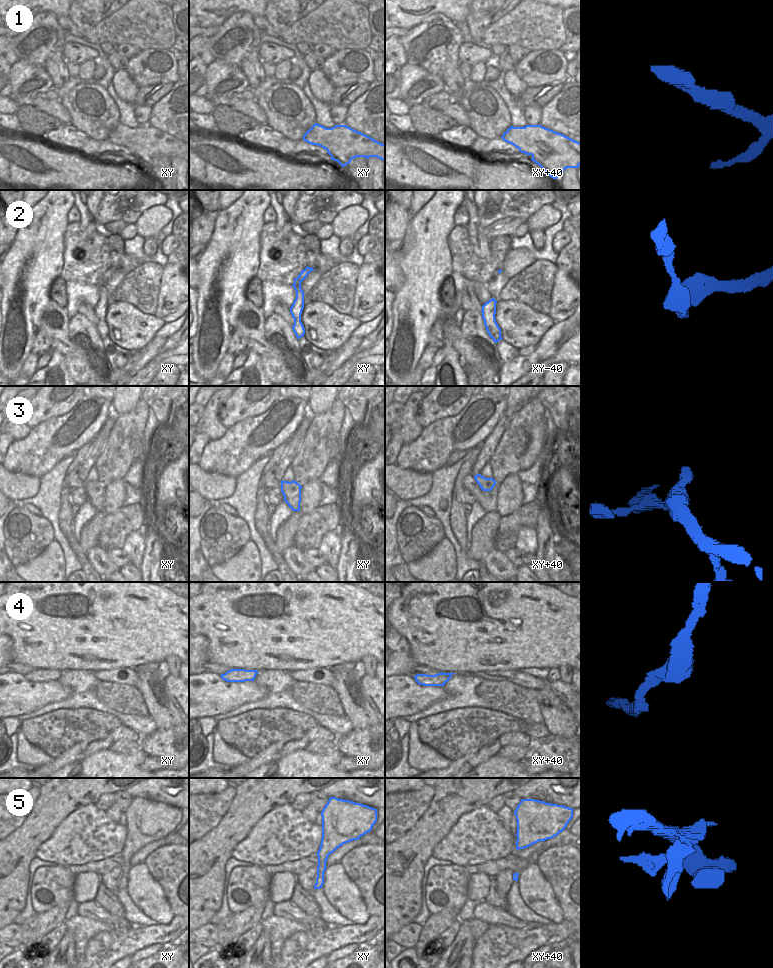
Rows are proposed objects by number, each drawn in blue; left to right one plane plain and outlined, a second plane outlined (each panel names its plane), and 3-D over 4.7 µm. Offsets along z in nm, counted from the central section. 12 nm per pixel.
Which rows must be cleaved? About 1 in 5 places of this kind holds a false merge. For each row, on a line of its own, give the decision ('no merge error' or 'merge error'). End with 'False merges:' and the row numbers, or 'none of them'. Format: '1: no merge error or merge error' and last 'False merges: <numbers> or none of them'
1: no merge error
2: no merge error
3: no merge error
4: no merge error
5: no merge error
False merges: none of them

